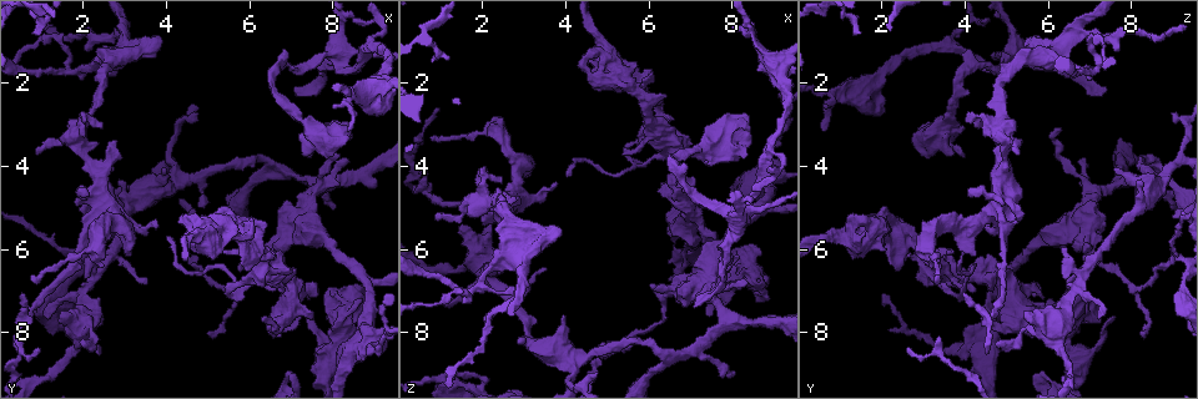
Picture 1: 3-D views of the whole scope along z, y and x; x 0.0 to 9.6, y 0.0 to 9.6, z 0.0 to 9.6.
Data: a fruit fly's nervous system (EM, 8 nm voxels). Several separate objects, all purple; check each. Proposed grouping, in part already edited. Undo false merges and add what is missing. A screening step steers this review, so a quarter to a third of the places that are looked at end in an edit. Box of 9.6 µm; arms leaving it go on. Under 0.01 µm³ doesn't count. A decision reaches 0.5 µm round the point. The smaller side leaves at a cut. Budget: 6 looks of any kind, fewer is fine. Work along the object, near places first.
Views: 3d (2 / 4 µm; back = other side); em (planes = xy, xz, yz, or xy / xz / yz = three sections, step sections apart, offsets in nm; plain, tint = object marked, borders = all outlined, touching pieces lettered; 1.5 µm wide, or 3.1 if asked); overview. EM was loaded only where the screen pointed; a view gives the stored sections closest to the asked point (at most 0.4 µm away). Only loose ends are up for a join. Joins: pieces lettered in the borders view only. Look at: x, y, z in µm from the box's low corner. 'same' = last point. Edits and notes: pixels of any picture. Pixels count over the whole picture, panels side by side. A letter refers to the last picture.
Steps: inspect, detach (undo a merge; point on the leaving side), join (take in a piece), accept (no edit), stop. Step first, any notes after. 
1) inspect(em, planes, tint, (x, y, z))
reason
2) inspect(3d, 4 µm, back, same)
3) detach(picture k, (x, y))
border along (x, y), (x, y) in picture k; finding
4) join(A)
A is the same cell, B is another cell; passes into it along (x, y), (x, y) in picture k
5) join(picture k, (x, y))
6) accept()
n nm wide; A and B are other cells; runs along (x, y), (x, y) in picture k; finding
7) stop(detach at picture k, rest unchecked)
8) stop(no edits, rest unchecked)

inspect(em, xz, step 4, borders, (8.10, 5.00, 8.95))
thin end

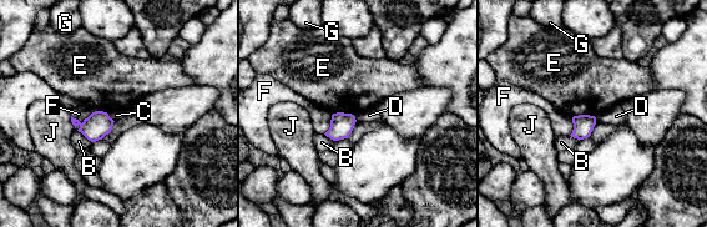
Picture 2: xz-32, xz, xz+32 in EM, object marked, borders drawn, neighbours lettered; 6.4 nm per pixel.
accept()
B, C, D, E, F, G and J are other cells; border along (353, 115), (357, 121) in picture 2; no lettered piece goes on from it

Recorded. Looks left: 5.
inspect(em, planes, plain, (6.05, 6.25, 6.90))
branch stops here

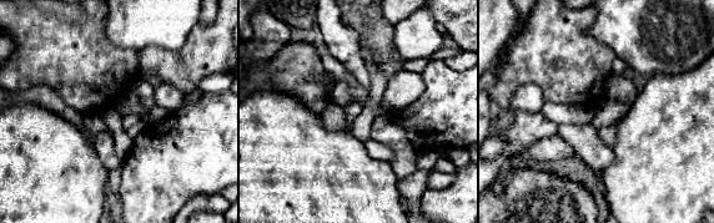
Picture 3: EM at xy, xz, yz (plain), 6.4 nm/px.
inspect(em, planes, borders, same)
see the neighbours

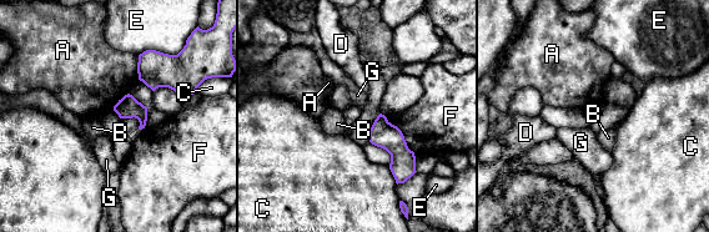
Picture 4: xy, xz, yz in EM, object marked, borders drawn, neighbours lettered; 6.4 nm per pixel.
accept()
F touches over 340 nm; A, B, C, D, E, F and G are other cells; border along (139, 55), (137, 77) in picture 4; no lettered piece goes on from it

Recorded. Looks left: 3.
inspect(3d, 2 µm, (8.05, 2.50, 0.70))
an open end

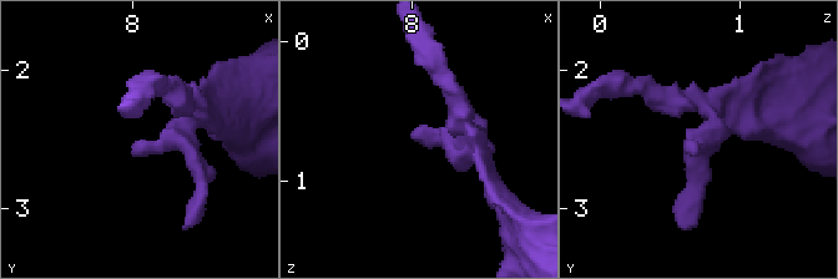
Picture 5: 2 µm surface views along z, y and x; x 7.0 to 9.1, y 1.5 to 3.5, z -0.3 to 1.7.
inspect(em, planes, borders, (8.00, 2.56, 0.68))
now the EM

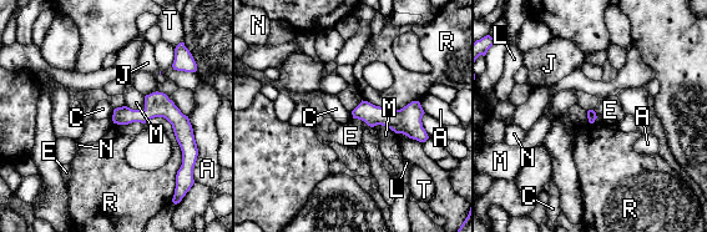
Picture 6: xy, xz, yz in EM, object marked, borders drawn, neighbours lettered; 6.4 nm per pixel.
accept()
A, C, E, J, L, M, N, R and T are other cells; border along (114, 110), (111, 117) in picture 6; none of them fits

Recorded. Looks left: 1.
stop(no edits, rest unchecked)

